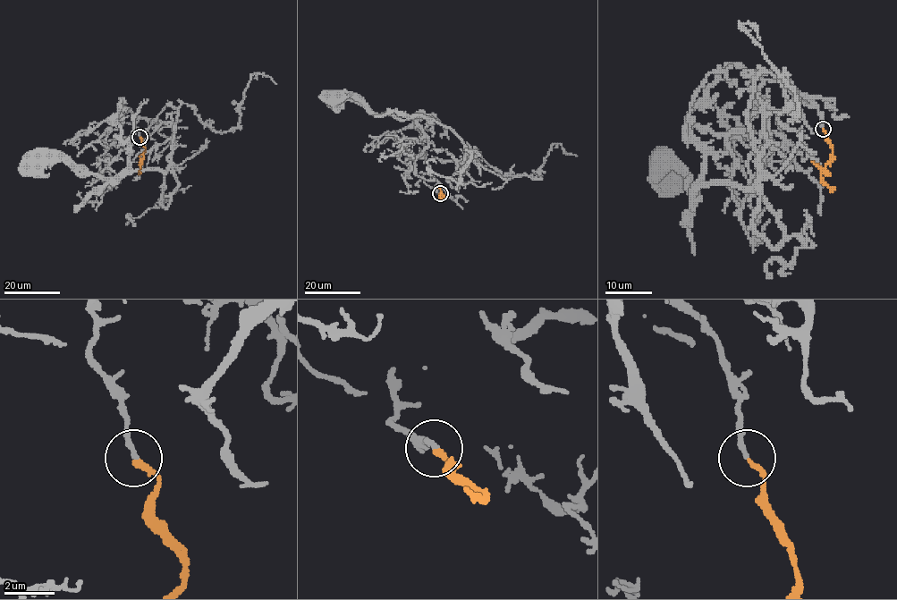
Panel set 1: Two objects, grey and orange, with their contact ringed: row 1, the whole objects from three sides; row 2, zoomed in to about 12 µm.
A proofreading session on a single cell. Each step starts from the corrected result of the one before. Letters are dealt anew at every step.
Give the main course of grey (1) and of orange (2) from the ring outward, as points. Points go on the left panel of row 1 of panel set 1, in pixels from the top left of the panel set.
1: (139, 137), (121, 98), (114, 117), (130, 153), (118, 174), (88, 174), (67, 157), (35, 160)
2: (139, 137), (145, 148), (140, 172)

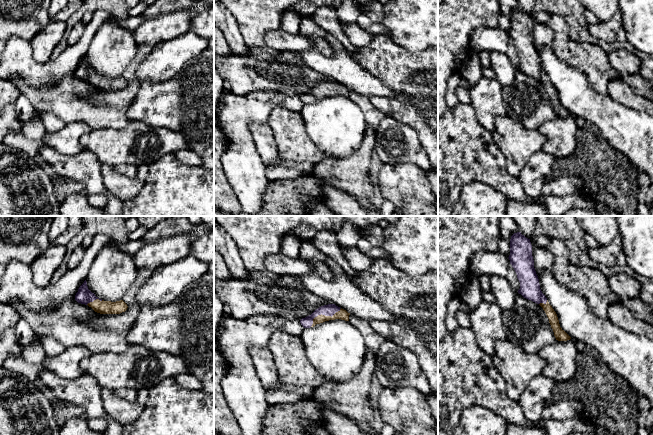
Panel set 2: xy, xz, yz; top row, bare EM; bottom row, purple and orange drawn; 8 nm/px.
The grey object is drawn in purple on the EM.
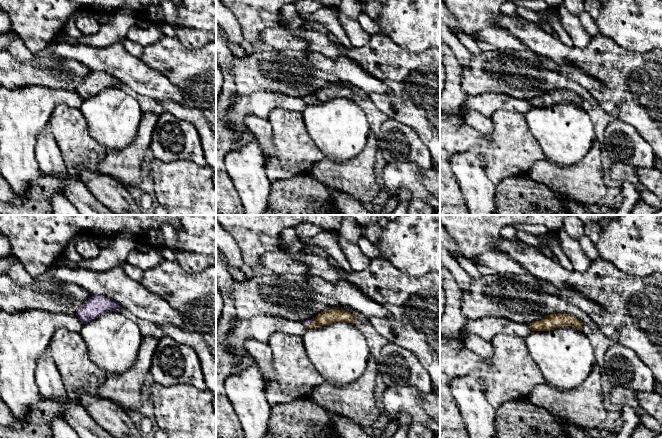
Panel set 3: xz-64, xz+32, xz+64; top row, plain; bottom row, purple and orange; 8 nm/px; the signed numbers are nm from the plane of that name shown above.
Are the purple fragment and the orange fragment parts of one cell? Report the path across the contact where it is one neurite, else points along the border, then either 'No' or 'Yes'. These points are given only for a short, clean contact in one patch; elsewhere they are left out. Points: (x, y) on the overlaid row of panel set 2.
Path across: xz (328, 310), (323, 314), (342, 314). Yes

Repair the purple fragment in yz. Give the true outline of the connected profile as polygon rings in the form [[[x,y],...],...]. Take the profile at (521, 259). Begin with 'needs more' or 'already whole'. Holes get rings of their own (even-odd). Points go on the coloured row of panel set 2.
needs more; [[[521,232],[514,233],[510,239],[510,255],[508,258],[520,282],[518,293],[543,308],[556,340],[570,340],[571,337],[560,327],[556,312],[540,289],[539,279],[534,268],[530,239],[522,235]]]

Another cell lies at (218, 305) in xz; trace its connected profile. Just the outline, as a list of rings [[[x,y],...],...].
[[[214,290],[214,352],[217,349],[217,343],[215,341],[215,332],[218,329],[219,323],[222,321],[224,304],[218,298]]]

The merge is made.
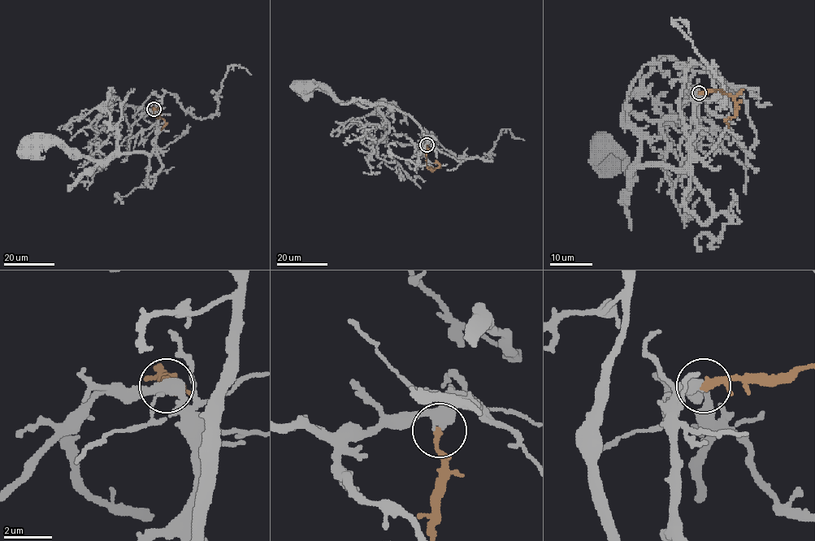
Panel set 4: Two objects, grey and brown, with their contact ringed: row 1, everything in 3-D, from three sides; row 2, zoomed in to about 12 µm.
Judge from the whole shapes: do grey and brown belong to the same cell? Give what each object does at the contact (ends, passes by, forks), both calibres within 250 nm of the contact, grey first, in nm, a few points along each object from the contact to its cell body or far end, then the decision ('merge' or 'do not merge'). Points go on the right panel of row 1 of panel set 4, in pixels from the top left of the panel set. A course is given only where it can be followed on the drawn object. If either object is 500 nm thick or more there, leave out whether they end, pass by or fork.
grey passes by; brown passes by; 400 nm thick on the grey side, 150 nm on the other; grey runs (698, 93), (683, 169), (640, 166), (631, 177), (614, 146), (594, 149), (604, 150); brown runs (698, 93), (721, 89), (732, 97), (738, 107), (735, 115), (727, 121), (729, 127); merge

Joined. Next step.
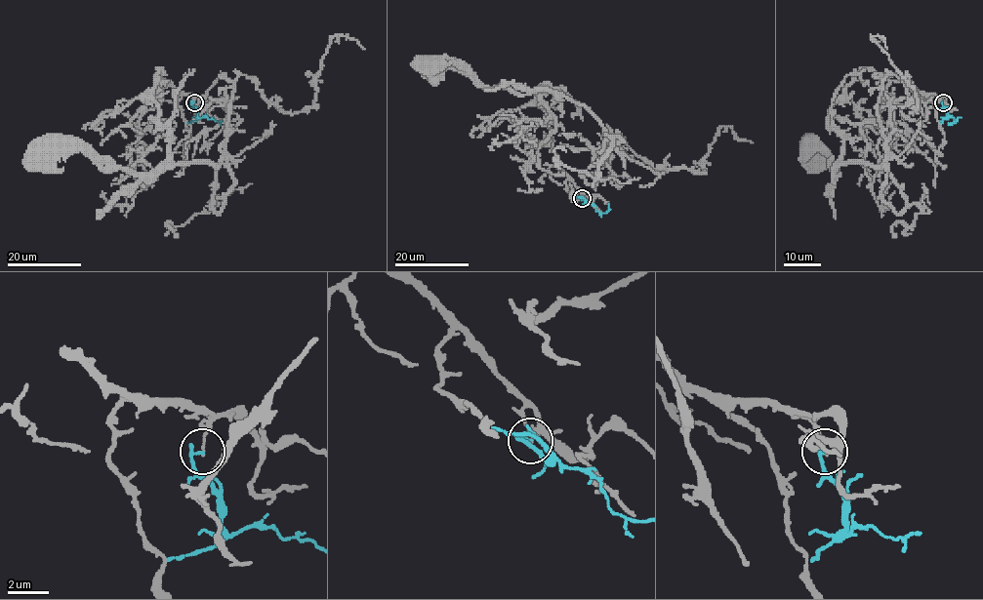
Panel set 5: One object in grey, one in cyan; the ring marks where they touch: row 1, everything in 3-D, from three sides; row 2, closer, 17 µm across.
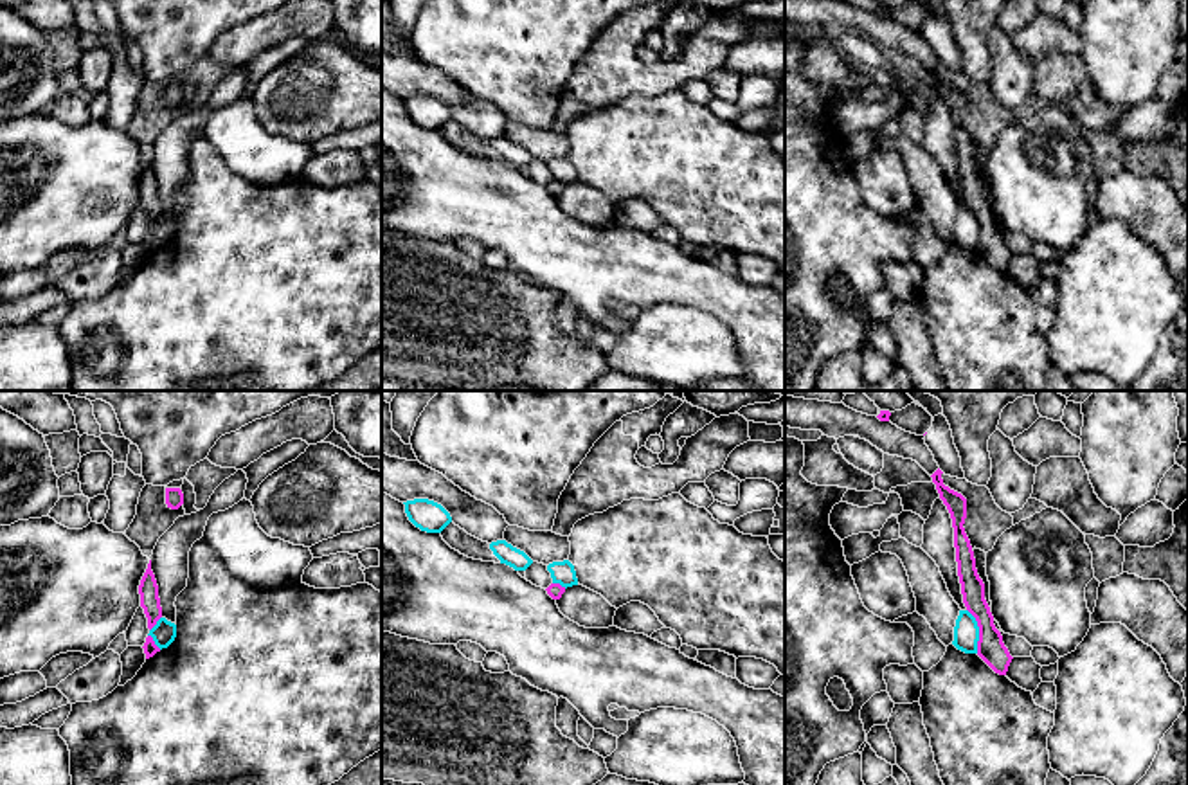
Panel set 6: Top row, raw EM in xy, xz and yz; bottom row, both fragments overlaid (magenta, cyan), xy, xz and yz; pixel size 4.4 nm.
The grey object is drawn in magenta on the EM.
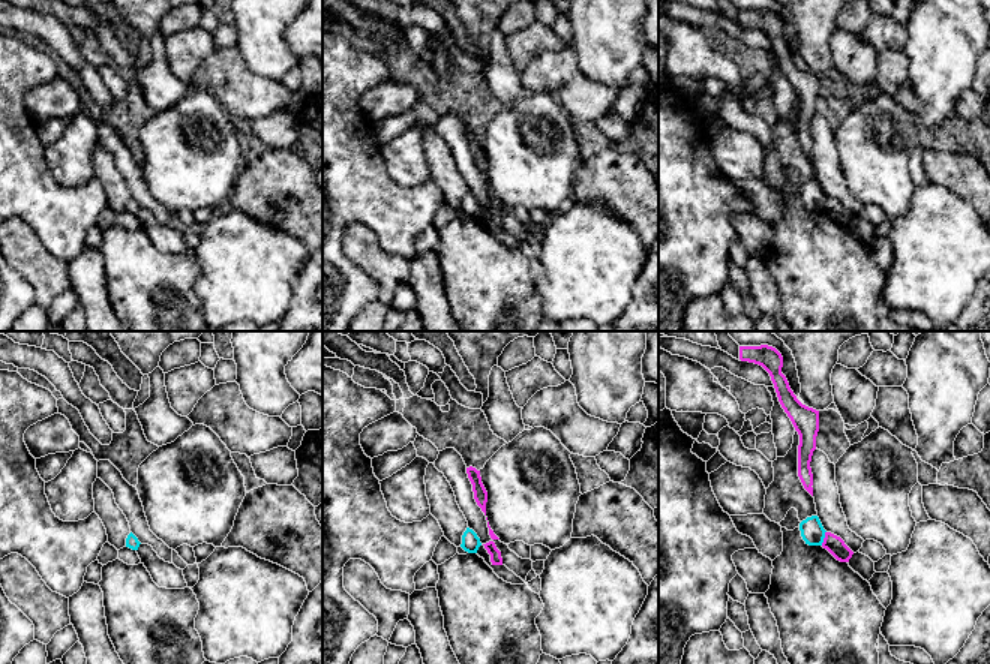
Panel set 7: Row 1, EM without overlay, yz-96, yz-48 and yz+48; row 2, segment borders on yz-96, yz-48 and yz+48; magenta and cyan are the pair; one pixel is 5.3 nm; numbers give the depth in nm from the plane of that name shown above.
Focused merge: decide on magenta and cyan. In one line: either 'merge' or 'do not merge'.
do not merge

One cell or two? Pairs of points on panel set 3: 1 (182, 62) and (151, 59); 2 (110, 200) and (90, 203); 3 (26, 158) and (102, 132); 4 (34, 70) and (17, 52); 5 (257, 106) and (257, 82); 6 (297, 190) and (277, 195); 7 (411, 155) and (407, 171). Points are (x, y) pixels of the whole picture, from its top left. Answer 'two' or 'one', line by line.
1: one
2: two
3: two
4: two
5: two
6: one
7: two

